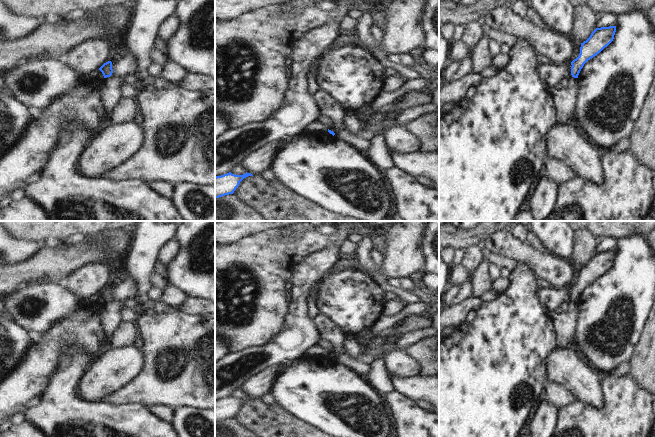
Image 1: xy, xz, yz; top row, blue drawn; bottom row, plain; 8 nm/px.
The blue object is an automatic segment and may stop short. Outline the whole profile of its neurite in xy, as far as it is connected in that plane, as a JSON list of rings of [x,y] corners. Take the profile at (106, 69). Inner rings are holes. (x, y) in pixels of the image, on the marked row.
[[[108,61],[104,63],[99,70],[102,72],[104,78],[110,77],[113,73],[112,62]]]

